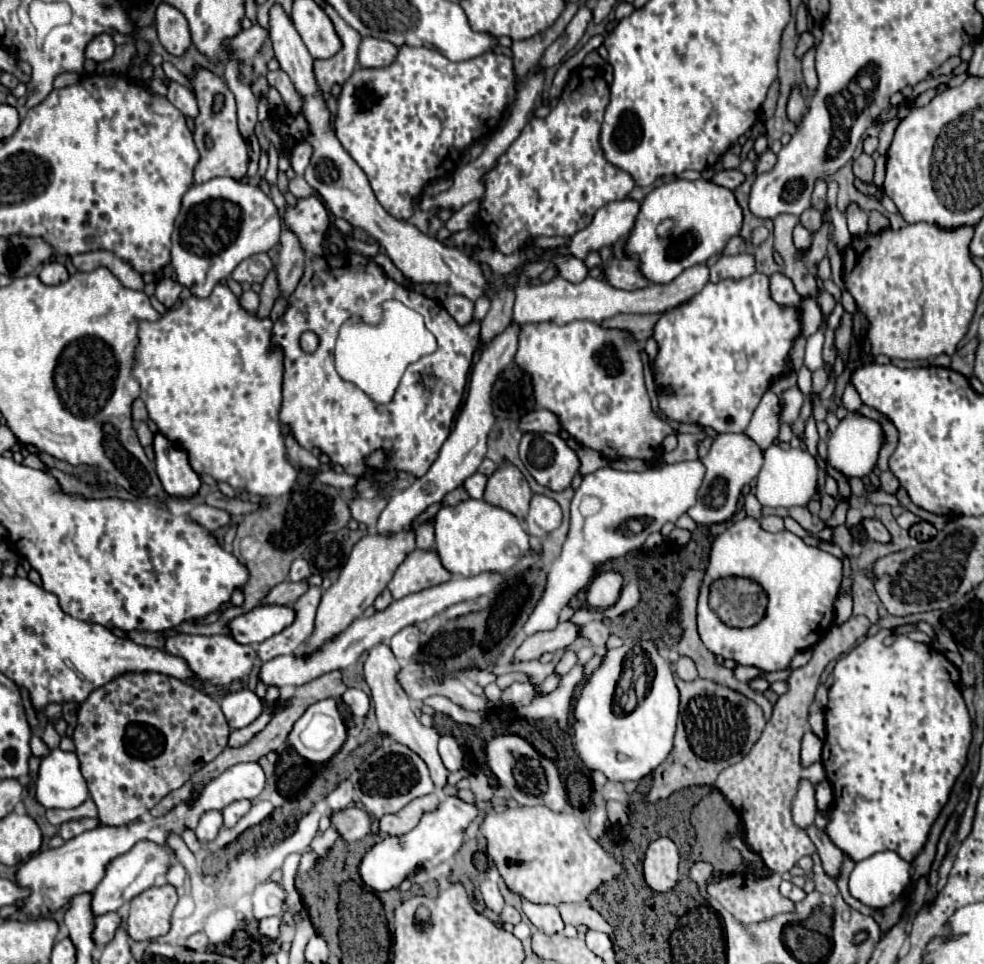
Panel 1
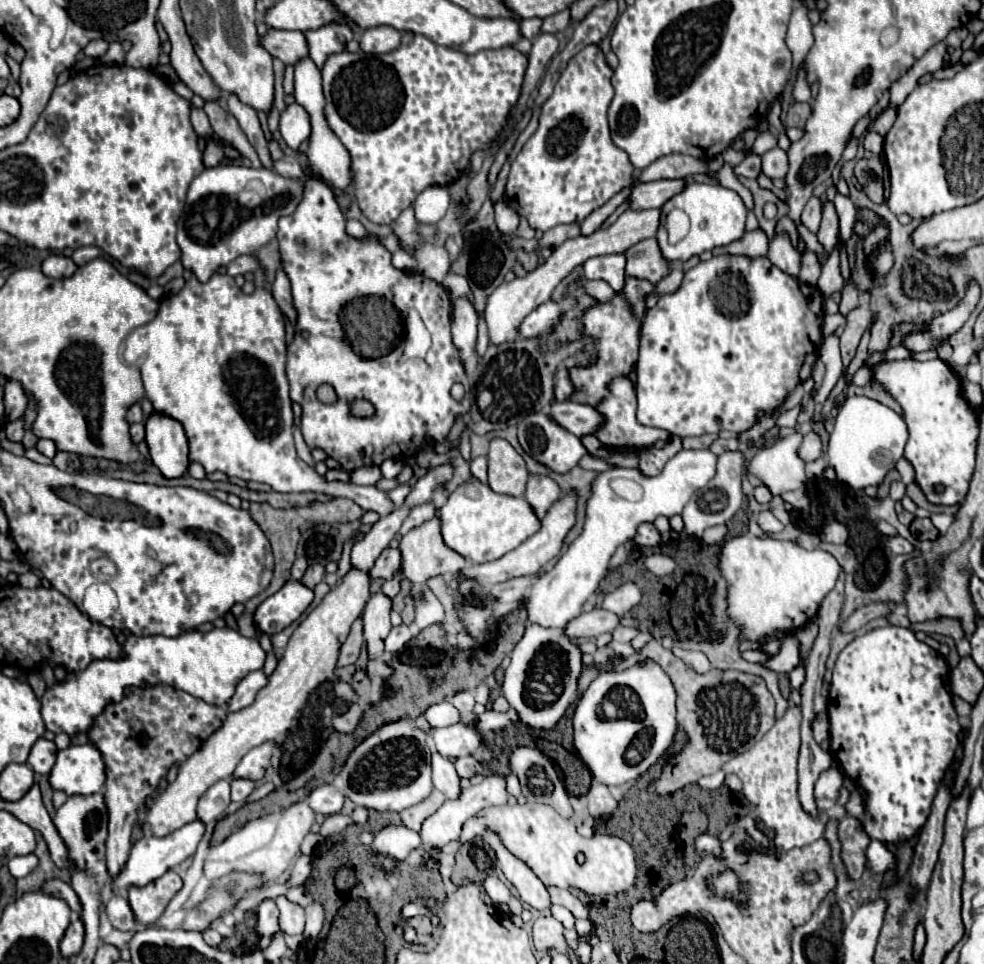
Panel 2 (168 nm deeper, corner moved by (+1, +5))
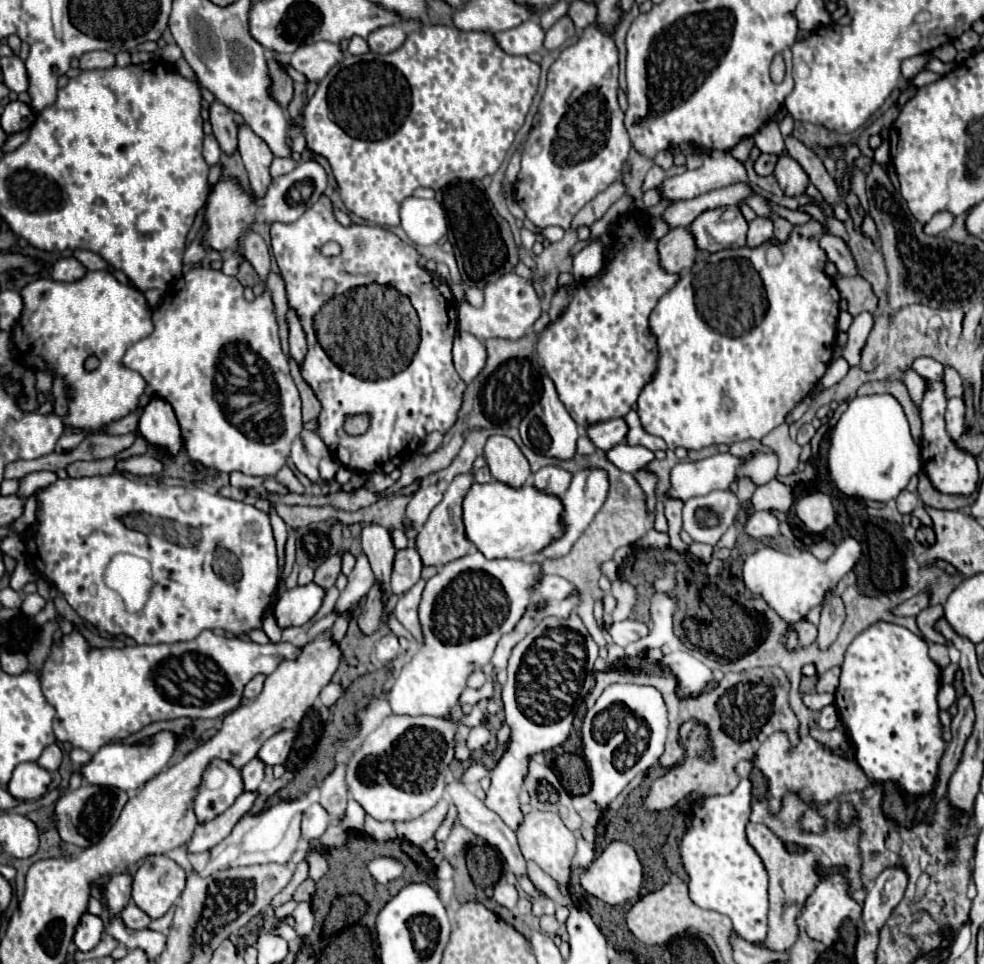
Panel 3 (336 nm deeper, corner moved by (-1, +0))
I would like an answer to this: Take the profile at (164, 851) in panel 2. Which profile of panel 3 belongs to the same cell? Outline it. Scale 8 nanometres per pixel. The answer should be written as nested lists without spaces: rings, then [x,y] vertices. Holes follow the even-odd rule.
[[[241,793],[237,797],[237,801],[231,805],[231,809],[227,809],[225,813],[221,813],[219,817],[199,823],[193,831],[193,837],[185,843],[185,851],[187,853],[201,853],[201,851],[209,851],[213,845],[217,845],[221,839],[225,839],[231,831],[231,827],[245,815],[249,813],[253,801],[257,799],[257,793]]]

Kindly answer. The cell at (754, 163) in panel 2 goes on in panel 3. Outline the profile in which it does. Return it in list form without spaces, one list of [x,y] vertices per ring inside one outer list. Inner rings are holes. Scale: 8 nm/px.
[[[759,155],[759,159],[755,161],[755,173],[765,177],[765,175],[771,175],[773,173],[773,167],[775,167],[775,161],[777,157],[775,155]]]

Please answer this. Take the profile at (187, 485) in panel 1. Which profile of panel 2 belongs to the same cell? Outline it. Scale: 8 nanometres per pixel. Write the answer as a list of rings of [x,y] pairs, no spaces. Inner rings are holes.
[[[153,412],[145,420],[145,442],[149,446],[149,456],[153,464],[163,472],[165,478],[179,478],[187,472],[189,448],[187,436],[181,422],[171,416],[161,416]]]

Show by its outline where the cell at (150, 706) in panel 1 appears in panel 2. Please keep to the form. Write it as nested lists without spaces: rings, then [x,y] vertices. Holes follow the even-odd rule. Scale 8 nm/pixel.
[[[155,686],[147,690],[129,688],[125,692],[125,698],[119,704],[107,706],[101,716],[95,718],[93,728],[89,730],[89,738],[93,744],[101,750],[105,764],[107,764],[107,790],[105,790],[105,802],[109,808],[109,836],[107,836],[107,872],[109,876],[117,876],[121,868],[125,868],[125,860],[129,858],[131,848],[131,830],[133,822],[137,820],[137,814],[141,812],[141,804],[157,790],[157,784],[163,776],[167,776],[169,768],[173,764],[181,764],[187,756],[191,756],[207,736],[211,736],[221,722],[225,720],[225,710],[211,706],[195,696],[189,696],[185,692],[177,692],[167,686]]]

